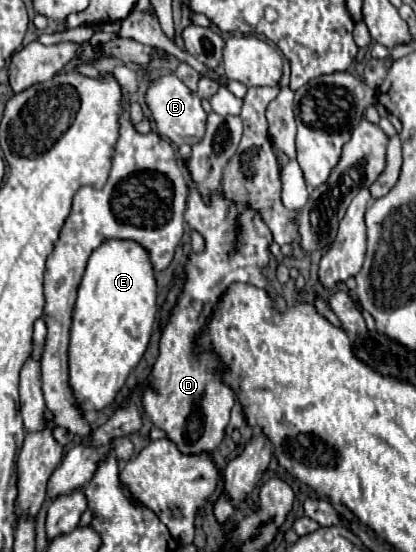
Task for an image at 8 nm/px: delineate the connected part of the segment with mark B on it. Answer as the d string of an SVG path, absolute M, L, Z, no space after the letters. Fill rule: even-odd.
M169 73L169 75L157 77L149 85L149 89L145 93L145 101L147 101L147 107L151 109L153 121L157 123L157 133L163 135L163 137L167 137L175 145L183 145L183 143L193 145L193 143L201 141L201 137L205 135L207 113L201 107L201 99L195 93L191 93L189 87L177 75Z

